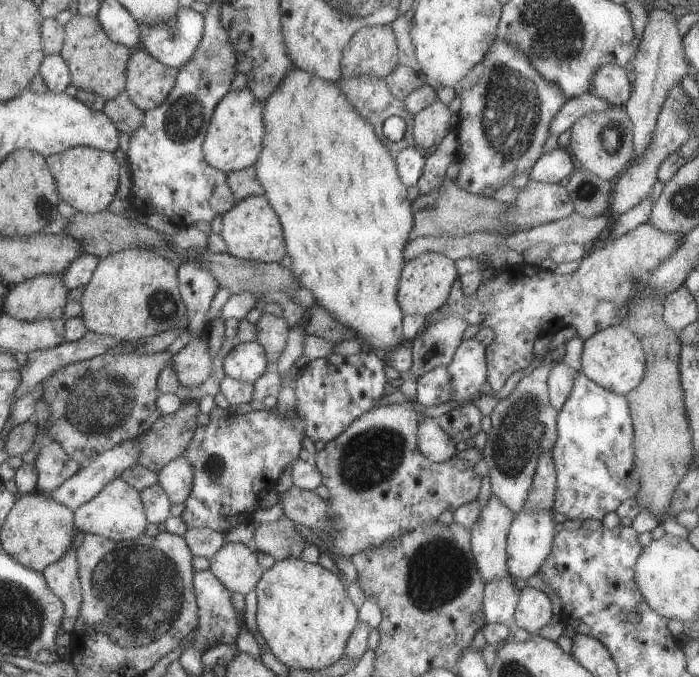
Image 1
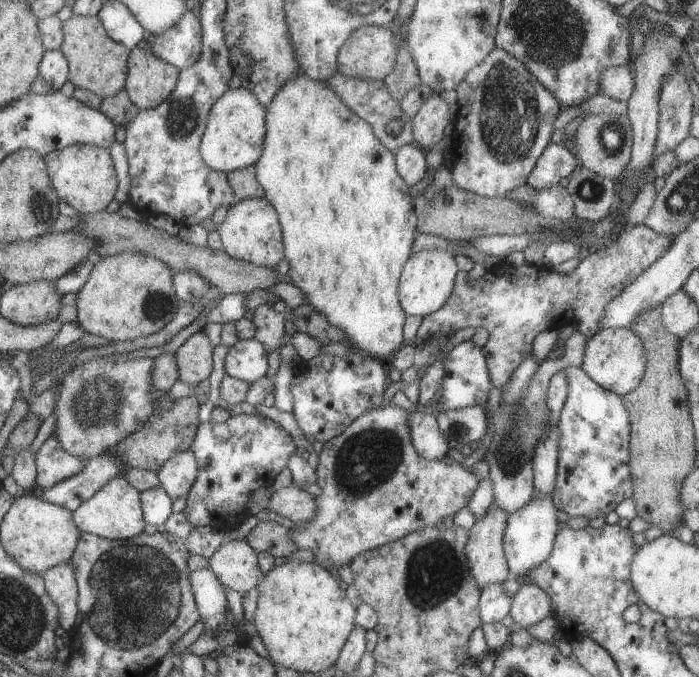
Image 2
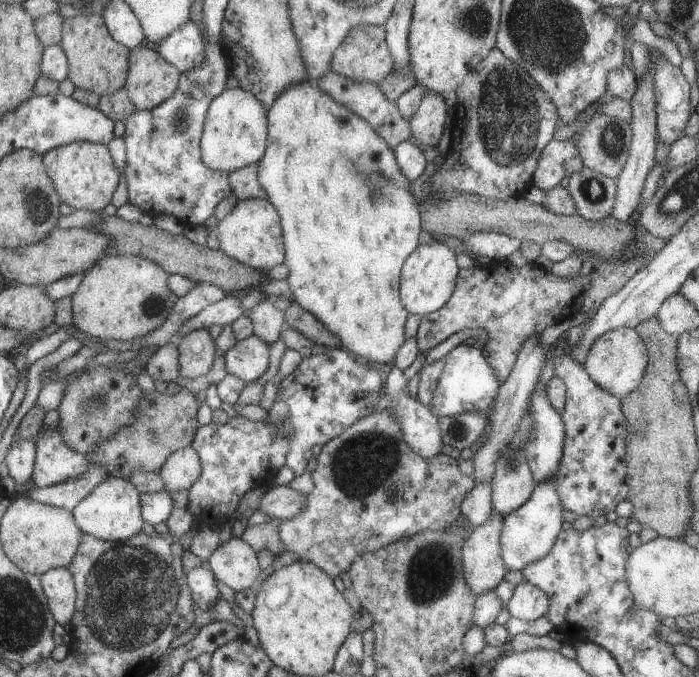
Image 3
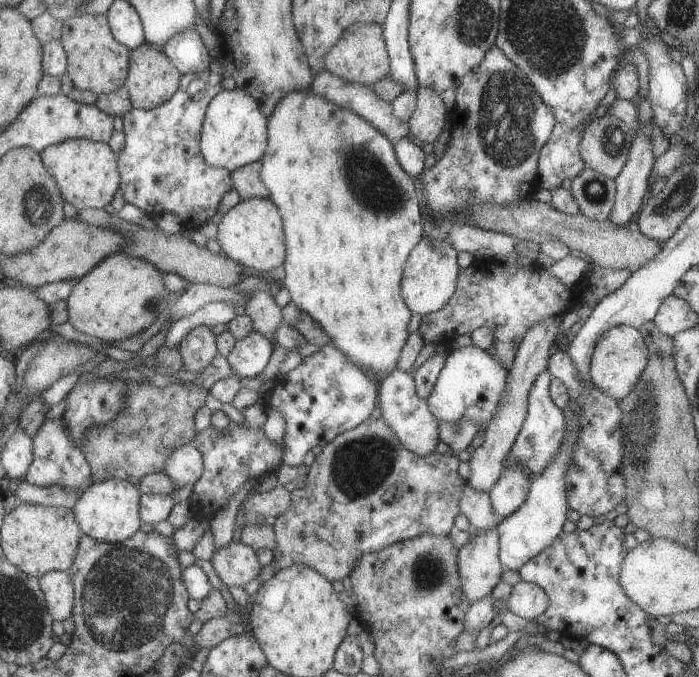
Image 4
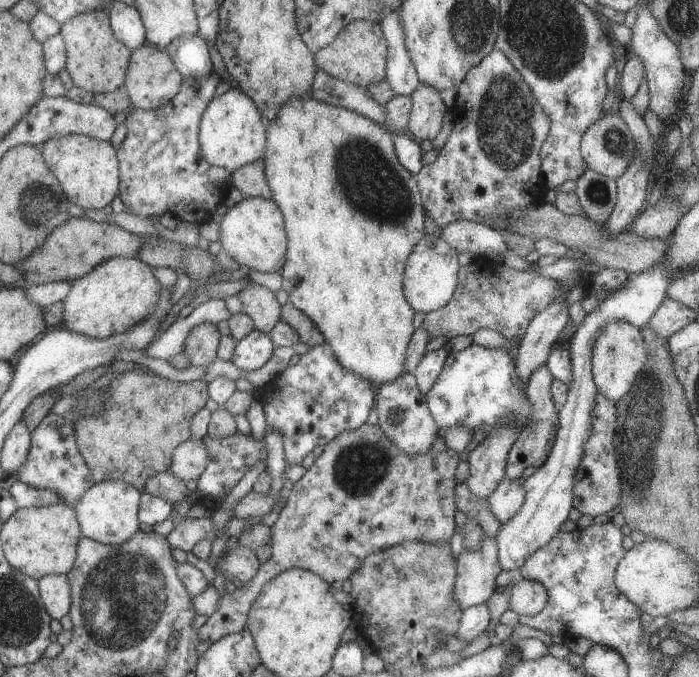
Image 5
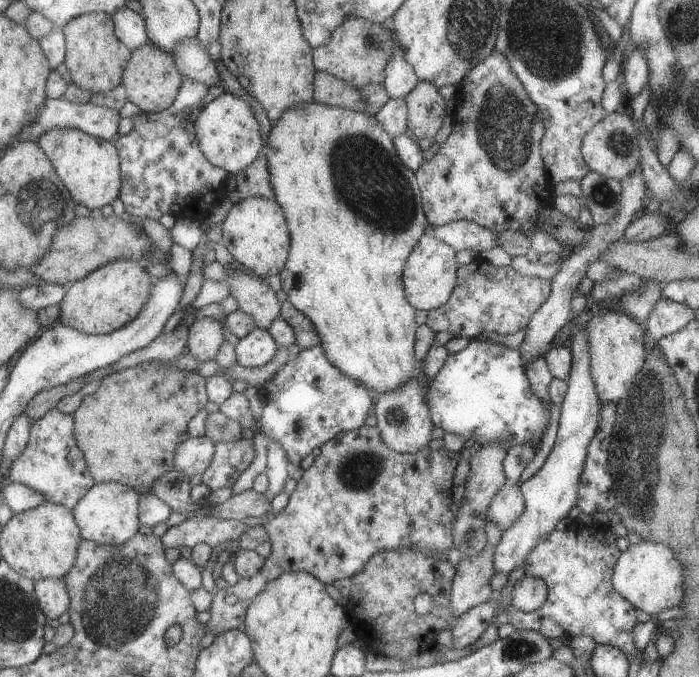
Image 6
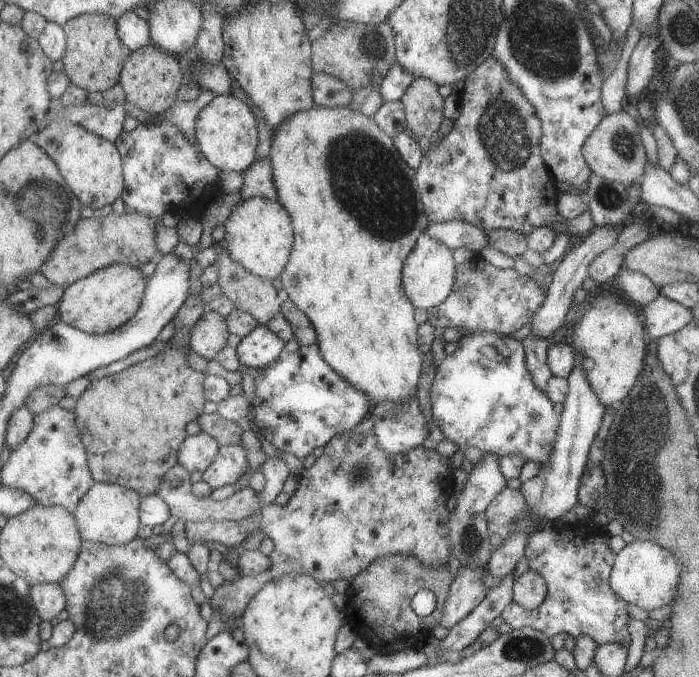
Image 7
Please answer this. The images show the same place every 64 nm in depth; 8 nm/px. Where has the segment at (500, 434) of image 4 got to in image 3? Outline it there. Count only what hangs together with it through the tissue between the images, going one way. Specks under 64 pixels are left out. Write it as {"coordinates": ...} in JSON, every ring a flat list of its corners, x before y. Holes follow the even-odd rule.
{"coordinates":[[532,336,522,344,522,350,518,352,514,368,510,372,510,376,500,385,499,393,495,402,495,408,490,418,490,436,482,445,475,447,473,462,473,476,478,482,492,482,494,470,496,470,496,458,502,452,502,448,510,442,512,434,518,430,522,416,526,414,533,390,540,380,540,374,546,364,546,350,540,344,539,336]]}

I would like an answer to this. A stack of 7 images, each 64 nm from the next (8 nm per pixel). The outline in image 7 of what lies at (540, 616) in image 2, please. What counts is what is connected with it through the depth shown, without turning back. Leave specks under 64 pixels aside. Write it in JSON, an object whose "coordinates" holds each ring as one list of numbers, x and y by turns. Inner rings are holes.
{"coordinates":[[526,570,522,576,518,576,513,584,513,602,526,608,535,609,547,595,547,582,542,574,534,570]]}

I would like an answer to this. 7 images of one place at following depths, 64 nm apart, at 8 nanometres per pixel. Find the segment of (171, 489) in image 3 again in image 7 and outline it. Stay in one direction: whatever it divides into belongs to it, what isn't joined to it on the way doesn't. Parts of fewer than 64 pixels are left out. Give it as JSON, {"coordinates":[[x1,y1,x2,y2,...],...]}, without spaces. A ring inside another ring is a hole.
{"coordinates":[[205,432,189,435,180,445,177,463,188,472,204,472,218,454,220,445]]}

